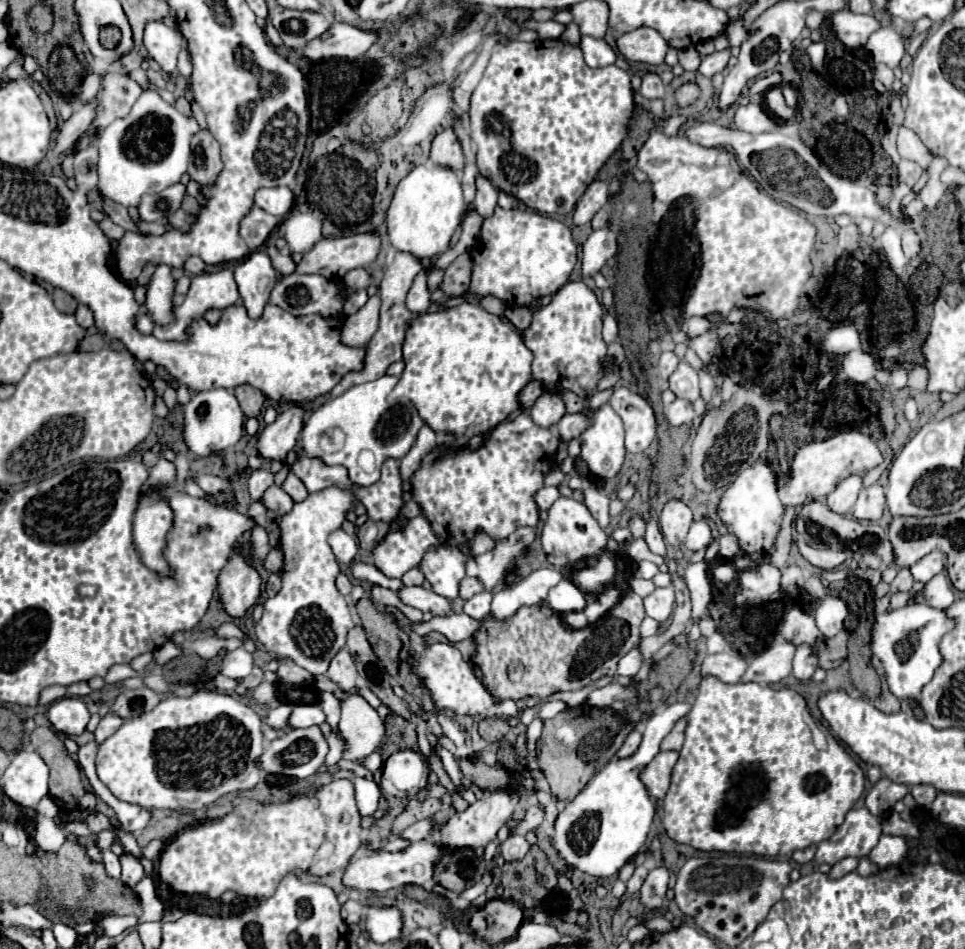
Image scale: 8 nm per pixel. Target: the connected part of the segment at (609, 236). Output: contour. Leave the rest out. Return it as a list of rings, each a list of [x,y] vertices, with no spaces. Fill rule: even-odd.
[[[612,229],[594,231],[582,247],[582,275],[596,275],[618,253],[618,235]]]

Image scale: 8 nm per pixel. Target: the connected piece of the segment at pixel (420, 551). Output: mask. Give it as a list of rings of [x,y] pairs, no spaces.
[[[424,517],[408,521],[404,533],[388,533],[374,551],[374,563],[386,577],[402,577],[412,567],[418,567],[428,547],[440,545],[440,537],[430,529]]]

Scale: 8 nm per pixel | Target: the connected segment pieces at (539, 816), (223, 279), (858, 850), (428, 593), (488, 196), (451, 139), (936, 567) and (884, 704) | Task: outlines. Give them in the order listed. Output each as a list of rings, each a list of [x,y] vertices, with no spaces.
[[[532,805],[526,809],[526,817],[520,821],[520,825],[510,829],[511,835],[526,835],[528,831],[536,829],[544,819],[544,807]]]
[[[230,269],[194,275],[184,303],[174,311],[174,321],[164,327],[156,325],[152,333],[158,339],[186,341],[188,339],[186,325],[192,319],[202,317],[212,307],[226,309],[228,305],[236,303],[238,299],[240,299],[238,287],[236,287],[236,281],[234,281],[234,275]]]
[[[866,807],[852,809],[848,811],[838,831],[830,839],[818,843],[816,863],[834,865],[844,857],[860,859],[872,851],[880,835],[882,835],[880,821]]]
[[[404,587],[400,591],[400,599],[406,605],[412,605],[412,607],[420,609],[422,613],[432,613],[436,617],[448,617],[448,615],[452,615],[450,599],[434,593],[432,589],[424,589],[424,587]]]
[[[482,175],[476,177],[476,199],[474,199],[474,207],[480,213],[480,217],[492,217],[494,209],[496,209],[496,197],[498,197],[498,189],[492,187],[492,183],[488,179],[484,179]]]
[[[446,127],[442,133],[438,133],[434,137],[430,159],[434,163],[448,165],[452,169],[462,169],[464,167],[464,153],[462,153],[462,145],[456,137],[454,127]]]
[[[932,551],[926,557],[922,557],[916,565],[910,567],[916,581],[930,581],[934,575],[946,571],[946,555],[942,551]]]
[[[882,689],[882,695],[874,701],[874,705],[882,713],[896,713],[896,711],[900,711],[900,701],[888,689]]]

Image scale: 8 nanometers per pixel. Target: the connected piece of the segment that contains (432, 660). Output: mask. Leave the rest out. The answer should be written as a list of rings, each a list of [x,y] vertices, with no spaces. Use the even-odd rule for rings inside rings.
[[[432,643],[426,647],[426,651],[422,655],[414,653],[414,673],[424,679],[434,703],[448,713],[454,713],[456,717],[462,715],[478,715],[478,717],[498,717],[498,719],[508,719],[518,711],[514,701],[502,701],[502,703],[494,703],[492,695],[488,693],[488,689],[482,685],[482,681],[478,681],[478,677],[474,677],[472,665],[466,663],[460,655],[458,649],[444,645],[444,643]]]

